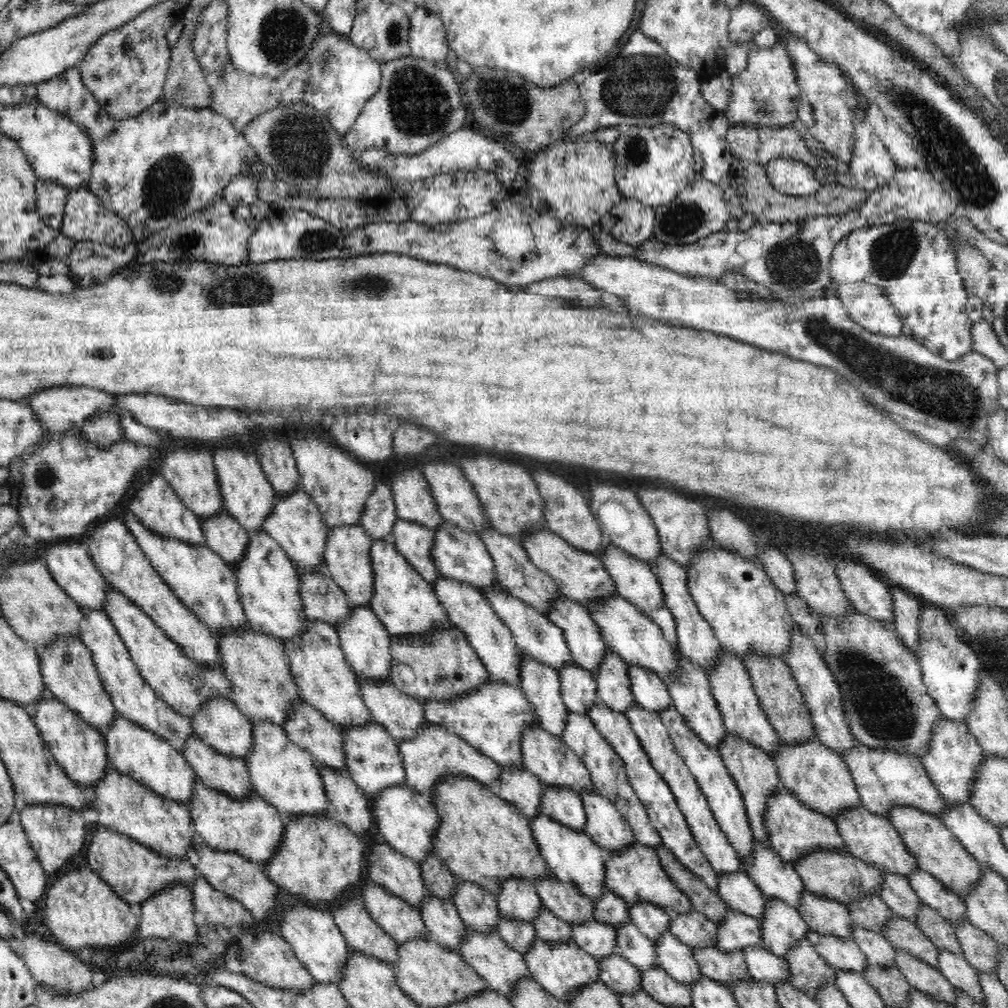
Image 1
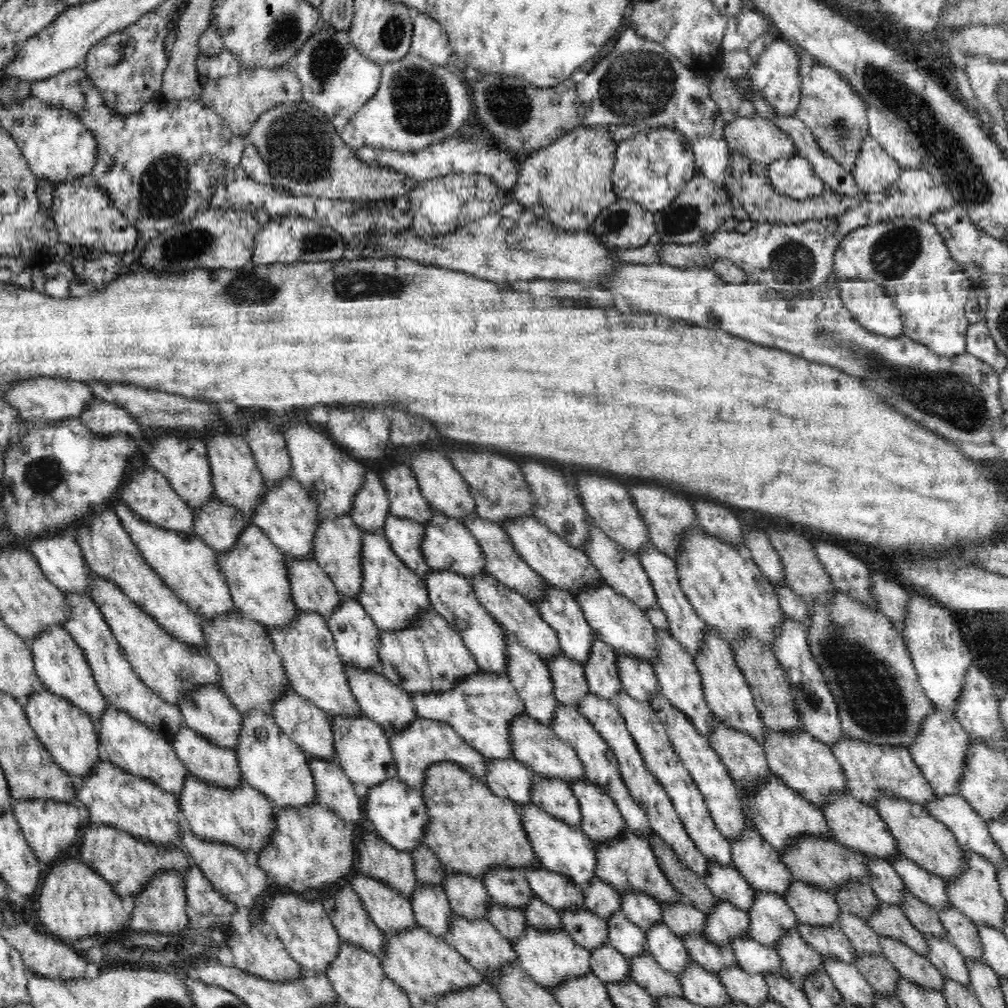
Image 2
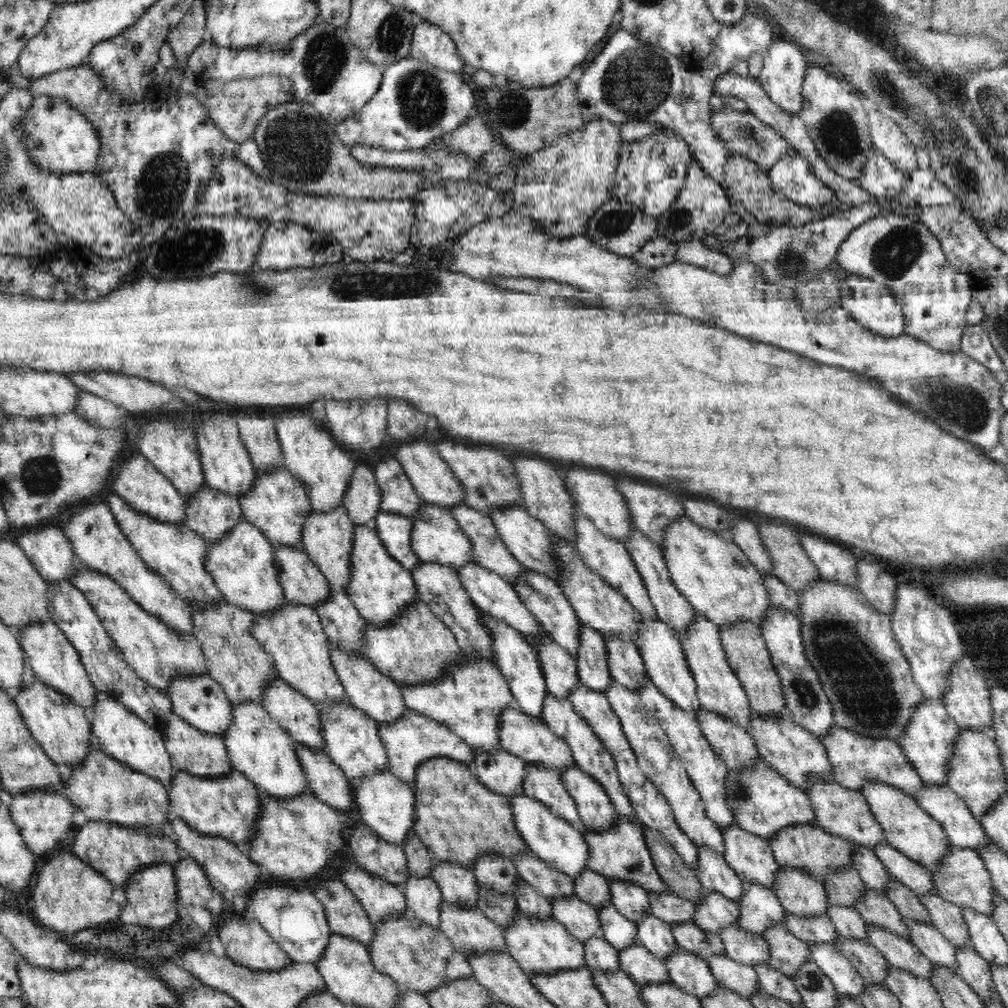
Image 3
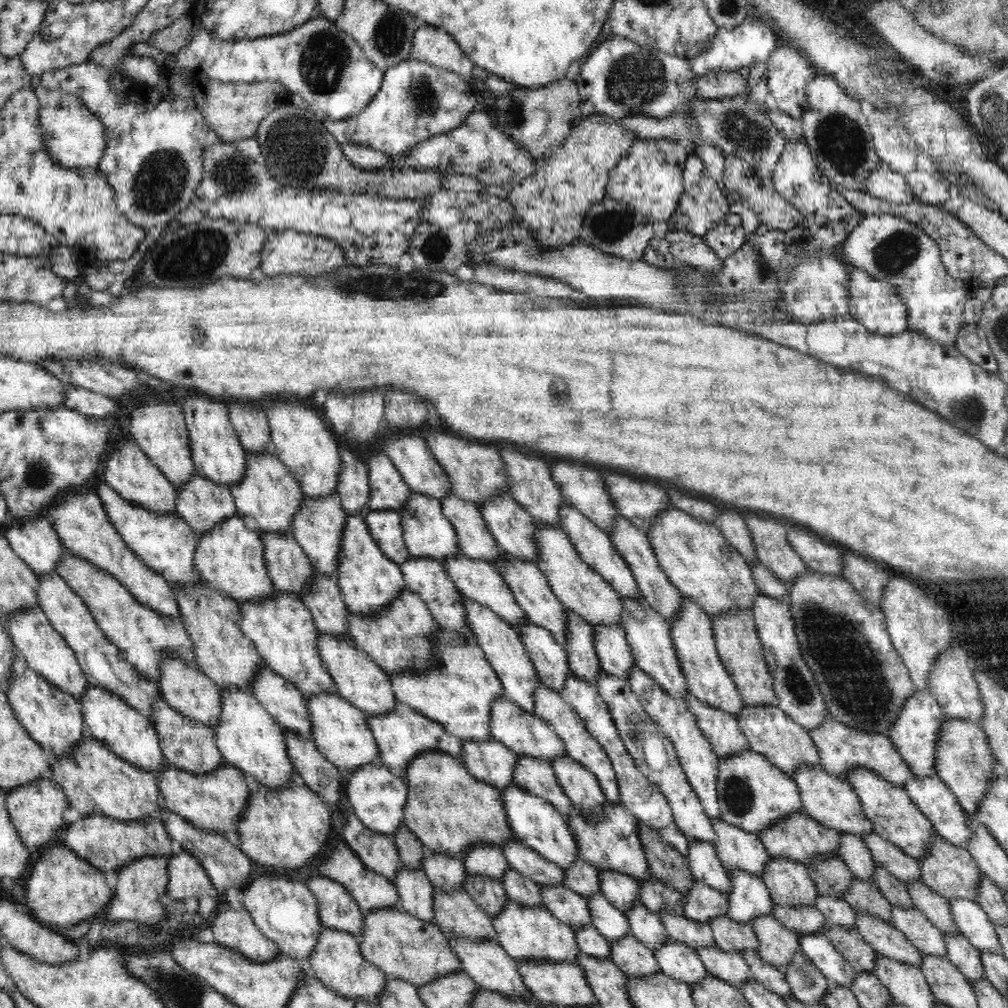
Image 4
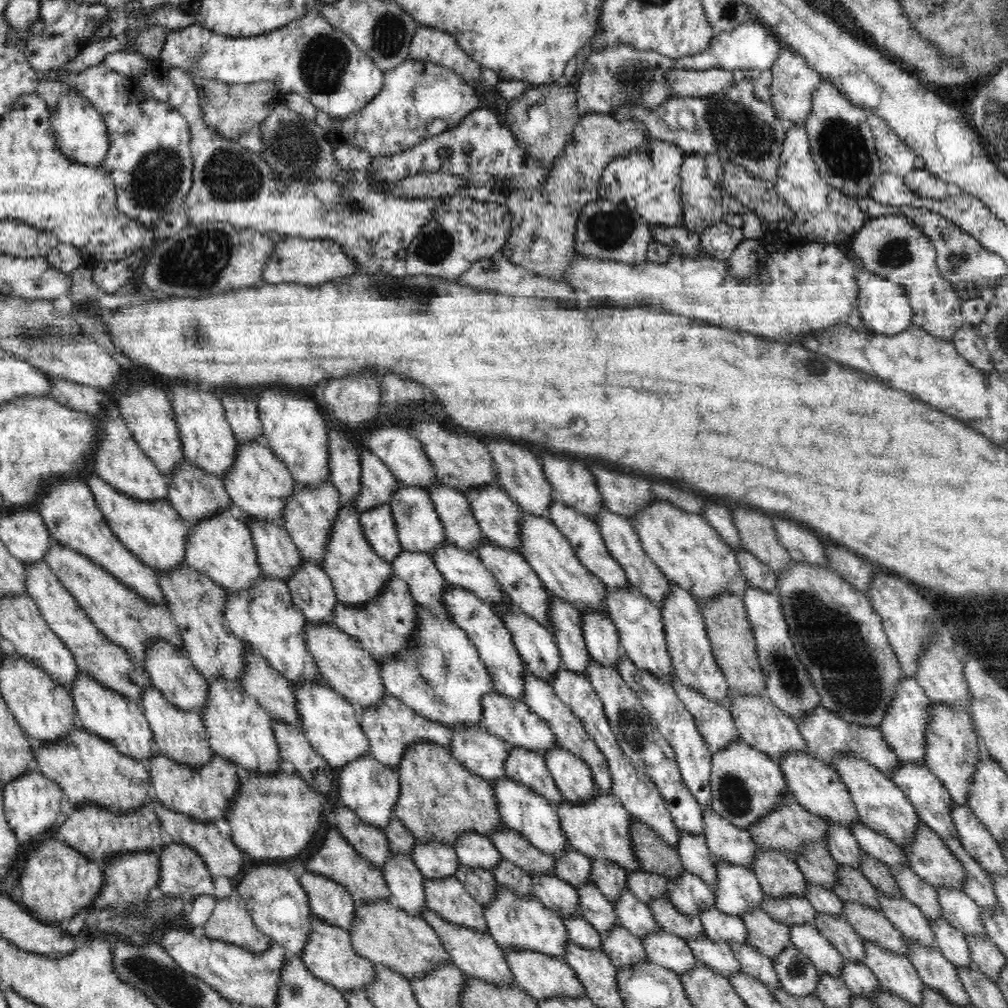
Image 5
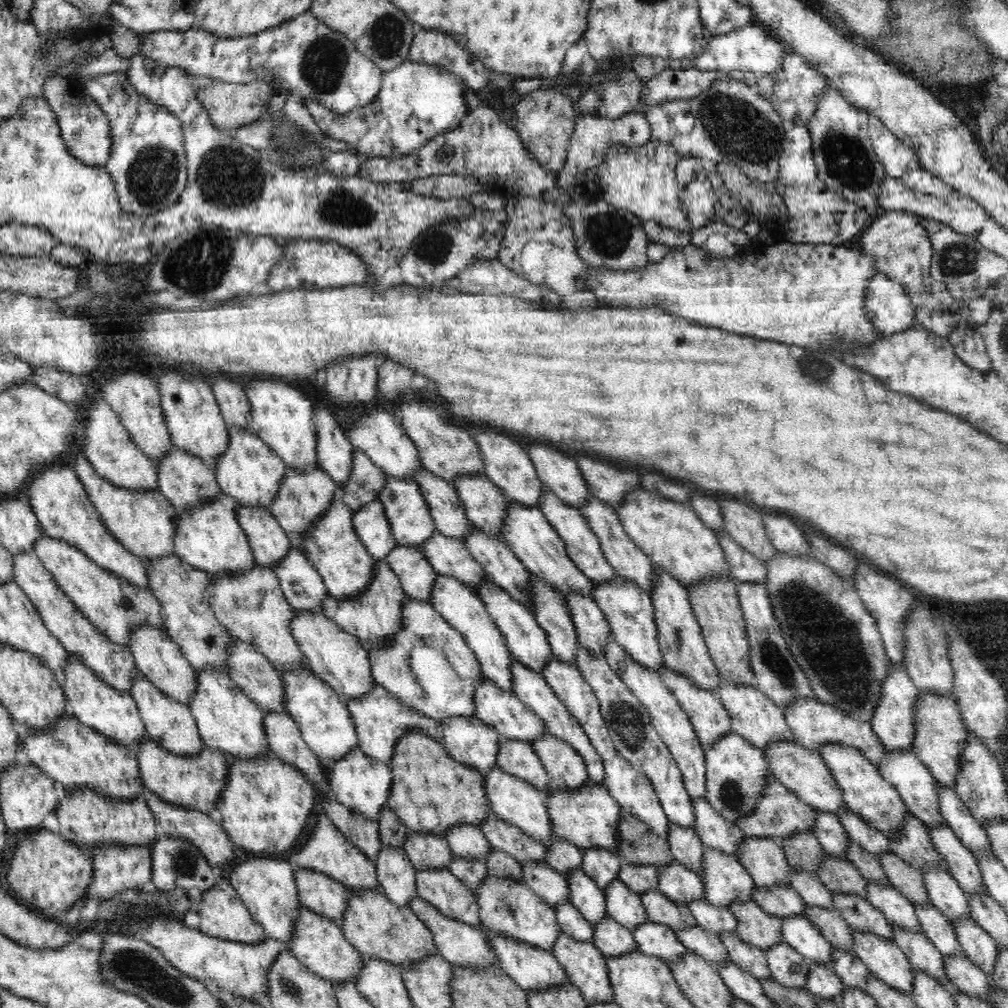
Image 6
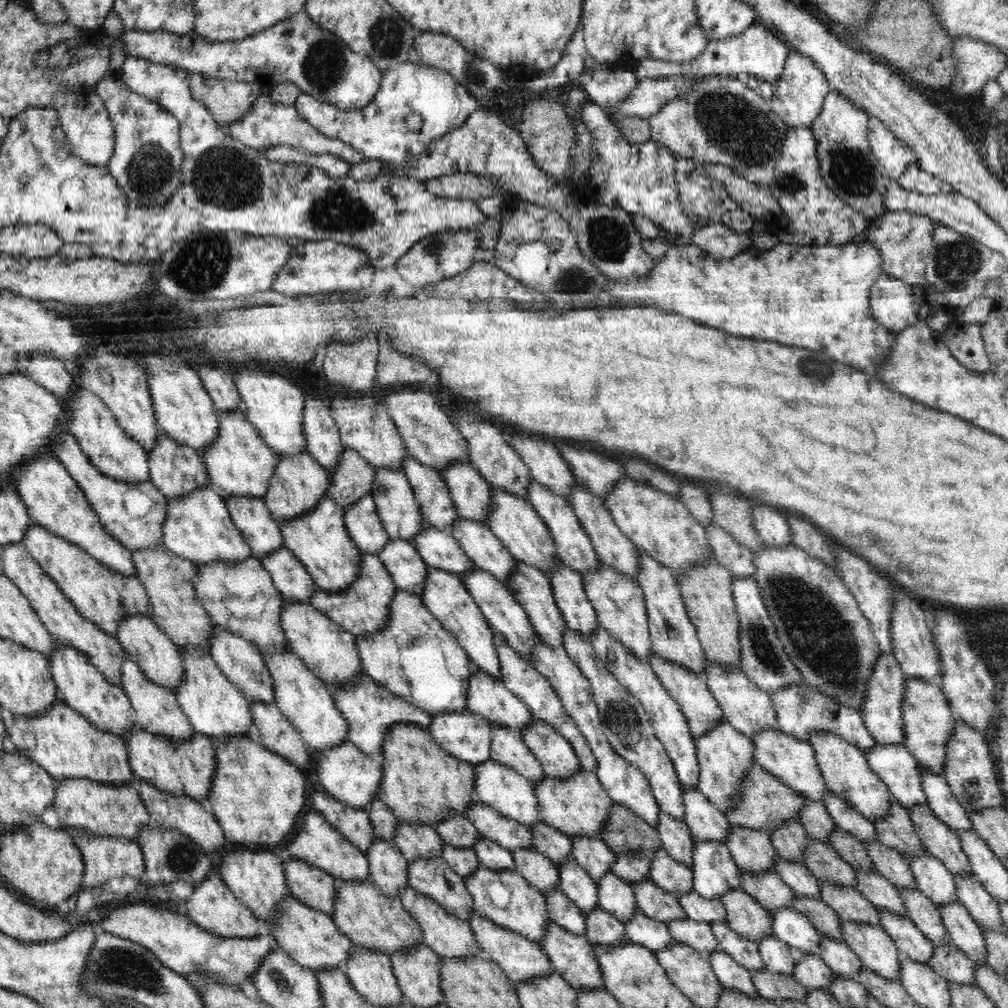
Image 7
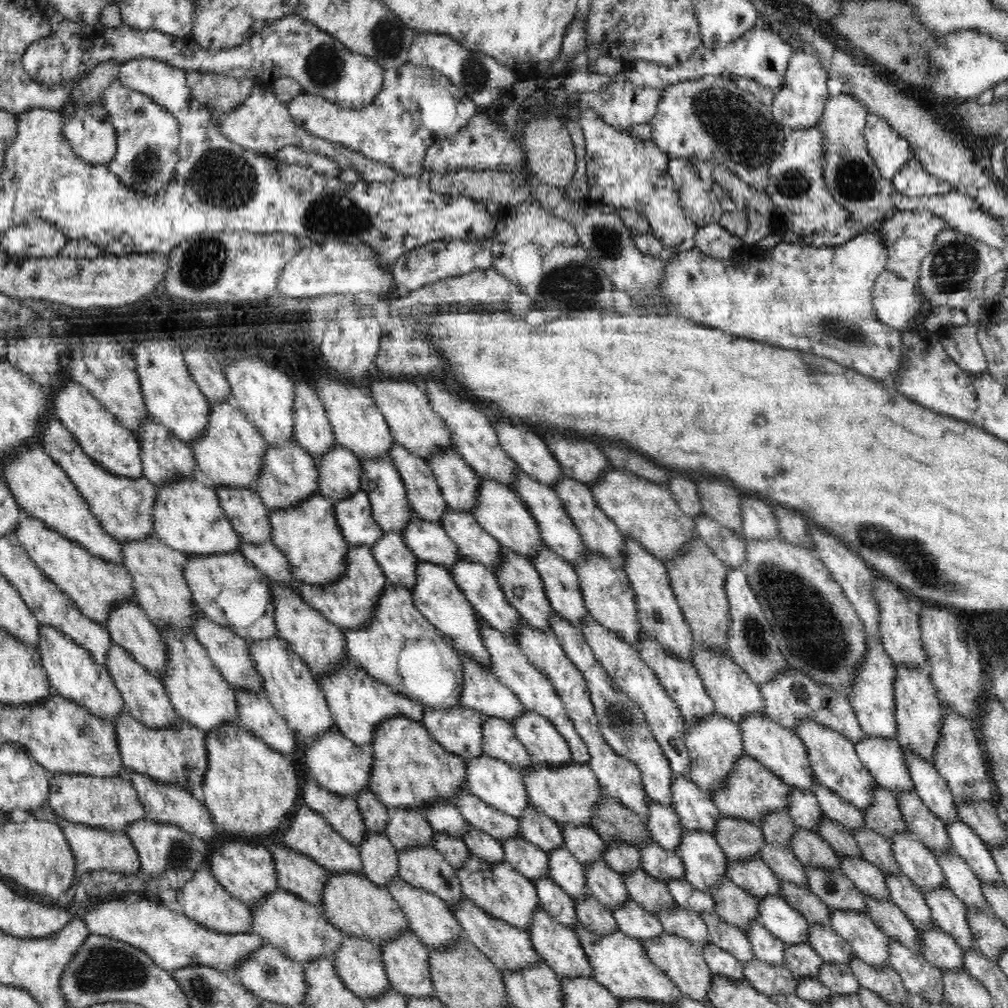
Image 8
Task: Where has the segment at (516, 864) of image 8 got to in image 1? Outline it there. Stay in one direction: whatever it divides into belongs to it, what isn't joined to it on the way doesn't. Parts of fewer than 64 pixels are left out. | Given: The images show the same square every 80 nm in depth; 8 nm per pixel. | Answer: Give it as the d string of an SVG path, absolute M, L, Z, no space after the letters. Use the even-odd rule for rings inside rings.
M589 920L581 923L569 923L572 937L582 950L591 954L596 960L619 952L615 928L600 921Z

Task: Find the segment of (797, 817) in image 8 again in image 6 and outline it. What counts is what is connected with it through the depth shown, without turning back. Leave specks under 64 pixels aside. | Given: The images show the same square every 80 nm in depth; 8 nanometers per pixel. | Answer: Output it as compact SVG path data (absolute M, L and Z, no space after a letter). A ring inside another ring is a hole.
M815 810L815 823L811 831L818 838L827 855L840 860L848 859L846 850L851 848L851 840L840 819L834 813Z

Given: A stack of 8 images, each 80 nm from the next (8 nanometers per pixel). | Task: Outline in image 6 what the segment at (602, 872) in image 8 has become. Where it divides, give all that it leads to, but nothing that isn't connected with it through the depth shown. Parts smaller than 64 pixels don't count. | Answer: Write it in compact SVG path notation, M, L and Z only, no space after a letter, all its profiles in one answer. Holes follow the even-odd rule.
M619 878L612 880L604 891L608 916L622 926L633 931L639 923L649 920L640 895Z

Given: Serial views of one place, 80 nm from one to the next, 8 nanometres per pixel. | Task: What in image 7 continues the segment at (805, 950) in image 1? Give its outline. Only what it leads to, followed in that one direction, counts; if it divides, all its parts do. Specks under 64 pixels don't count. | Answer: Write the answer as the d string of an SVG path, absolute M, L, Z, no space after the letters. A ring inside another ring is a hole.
M730 889L719 896L725 908L725 920L741 937L759 942L773 935L772 915L746 891Z

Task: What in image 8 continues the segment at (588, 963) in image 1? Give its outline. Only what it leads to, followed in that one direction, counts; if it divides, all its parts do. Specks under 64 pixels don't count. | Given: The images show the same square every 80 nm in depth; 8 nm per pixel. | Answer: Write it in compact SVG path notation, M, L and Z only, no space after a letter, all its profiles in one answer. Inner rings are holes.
M471 852L467 863L455 871L465 896L474 905L509 925L526 929L529 932L533 912L540 907L537 890L532 879L514 870L508 861L494 864L483 861Z

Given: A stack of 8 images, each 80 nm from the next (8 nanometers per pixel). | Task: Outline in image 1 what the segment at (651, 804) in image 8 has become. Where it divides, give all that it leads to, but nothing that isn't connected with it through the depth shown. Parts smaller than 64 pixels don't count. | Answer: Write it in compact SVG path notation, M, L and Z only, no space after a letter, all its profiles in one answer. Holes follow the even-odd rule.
M744 871L717 873L716 891L730 909L761 921L761 910L765 907L767 898Z

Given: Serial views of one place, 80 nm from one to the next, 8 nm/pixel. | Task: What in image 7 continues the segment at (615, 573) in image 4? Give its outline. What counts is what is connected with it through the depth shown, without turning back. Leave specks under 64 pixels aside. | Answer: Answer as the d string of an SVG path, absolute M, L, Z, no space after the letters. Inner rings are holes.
M530 481L528 485L527 503L534 507L534 510L540 515L540 518L548 527L549 533L552 535L557 555L560 557L564 565L584 574L593 571L600 563L596 551L588 533L578 520L574 509L560 495L554 494L548 487L540 484L538 481Z

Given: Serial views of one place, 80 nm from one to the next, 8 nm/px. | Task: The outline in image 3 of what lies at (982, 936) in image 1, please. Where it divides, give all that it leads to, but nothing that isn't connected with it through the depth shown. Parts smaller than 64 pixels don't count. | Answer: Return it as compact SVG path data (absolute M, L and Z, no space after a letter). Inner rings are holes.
M936 893L919 896L920 902L930 913L933 924L954 946L973 947L970 940L968 925L961 913L961 908L953 902L948 902Z

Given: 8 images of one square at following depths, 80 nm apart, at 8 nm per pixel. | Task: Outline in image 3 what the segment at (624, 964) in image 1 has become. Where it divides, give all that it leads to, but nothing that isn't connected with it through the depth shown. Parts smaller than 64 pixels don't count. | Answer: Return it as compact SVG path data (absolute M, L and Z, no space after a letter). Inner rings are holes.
M593 936L583 942L585 964L592 970L613 971L620 968L619 950L606 939Z

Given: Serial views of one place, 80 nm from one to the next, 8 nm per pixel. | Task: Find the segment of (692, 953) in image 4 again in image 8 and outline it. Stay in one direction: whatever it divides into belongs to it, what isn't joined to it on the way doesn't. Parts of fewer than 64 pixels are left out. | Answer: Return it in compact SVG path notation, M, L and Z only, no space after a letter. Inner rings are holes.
M634 899L612 910L618 928L638 940L659 937L665 930L663 924L652 913L648 913Z

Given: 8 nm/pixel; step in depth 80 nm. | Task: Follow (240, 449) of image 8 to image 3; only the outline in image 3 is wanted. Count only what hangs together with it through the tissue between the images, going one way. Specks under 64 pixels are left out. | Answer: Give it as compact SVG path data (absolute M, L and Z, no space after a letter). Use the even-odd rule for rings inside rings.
M285 465L257 473L250 490L241 494L239 504L244 519L259 528L270 542L288 546L302 545L301 528L307 513L312 510L312 504L305 486Z

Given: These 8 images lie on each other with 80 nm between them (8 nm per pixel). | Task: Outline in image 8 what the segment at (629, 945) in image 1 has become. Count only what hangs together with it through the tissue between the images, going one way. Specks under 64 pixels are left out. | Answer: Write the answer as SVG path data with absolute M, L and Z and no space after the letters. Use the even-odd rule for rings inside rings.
M565 847L556 848L548 854L549 876L552 877L575 901L583 899L588 892L585 867Z

